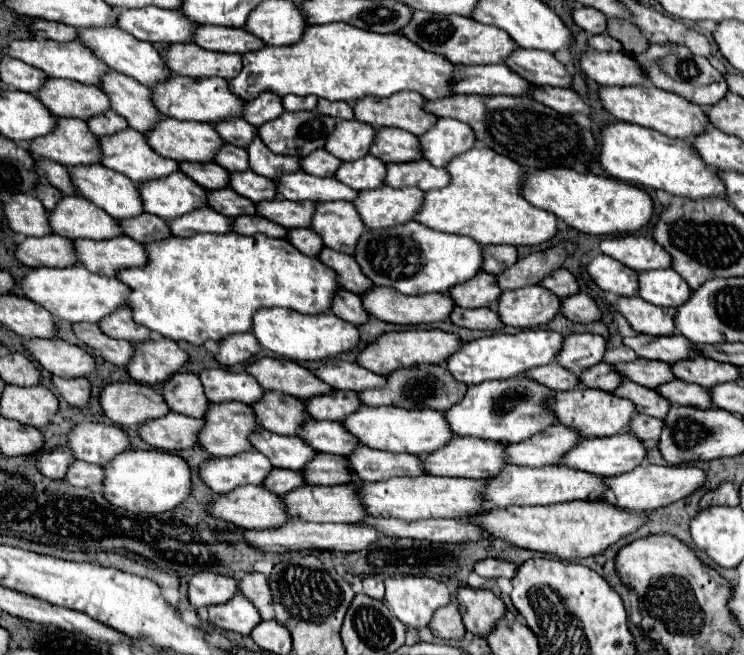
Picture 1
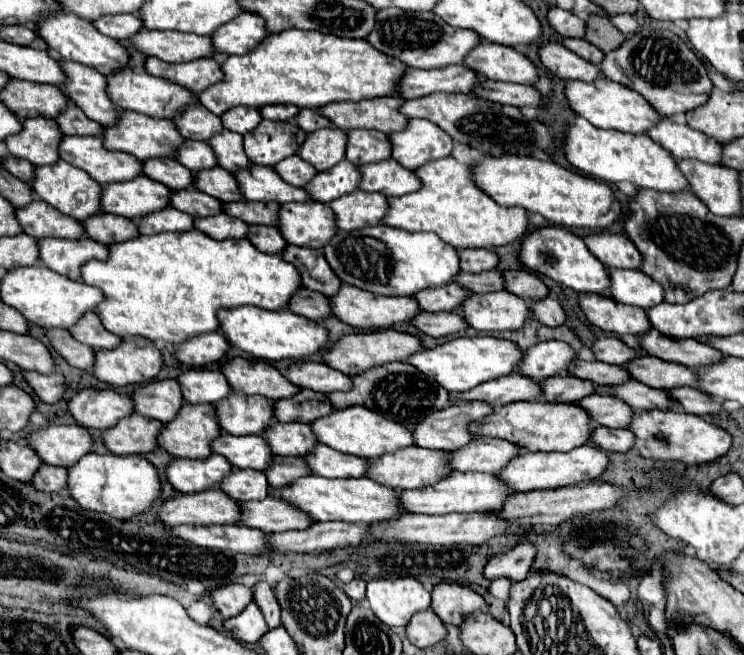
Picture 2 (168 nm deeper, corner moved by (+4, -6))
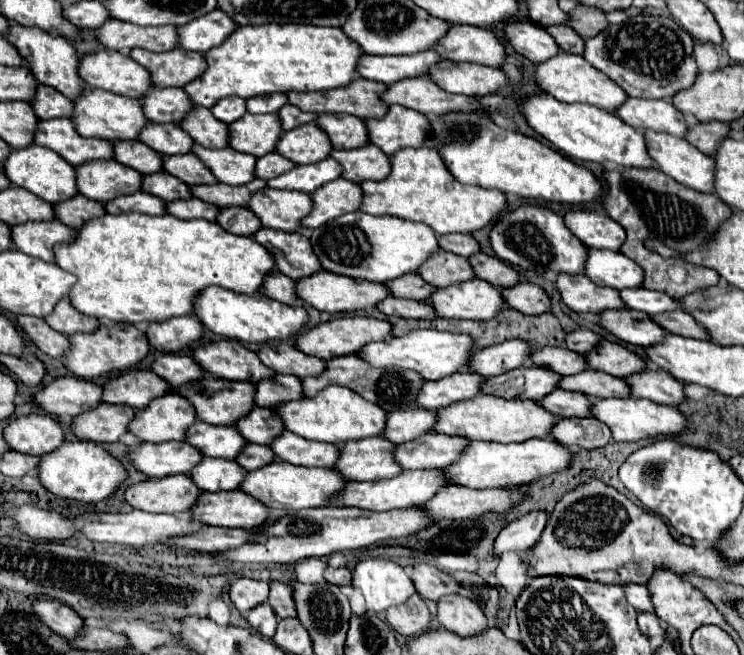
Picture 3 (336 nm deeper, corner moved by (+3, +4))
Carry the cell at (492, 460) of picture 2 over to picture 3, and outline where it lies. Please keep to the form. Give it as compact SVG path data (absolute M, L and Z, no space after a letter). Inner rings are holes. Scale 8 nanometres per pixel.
M423 434L419 440L397 444L393 456L403 470L445 468L461 456L467 444L469 442L459 436Z

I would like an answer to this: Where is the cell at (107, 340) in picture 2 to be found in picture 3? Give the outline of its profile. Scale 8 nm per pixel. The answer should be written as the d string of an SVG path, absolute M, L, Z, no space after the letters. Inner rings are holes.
M59 300L51 316L45 316L45 320L51 328L55 328L57 332L63 332L65 336L71 336L75 332L93 332L99 326L95 318L77 312L67 300Z

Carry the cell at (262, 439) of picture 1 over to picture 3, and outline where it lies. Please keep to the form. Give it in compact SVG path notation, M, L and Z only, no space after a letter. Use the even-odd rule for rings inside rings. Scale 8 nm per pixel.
M199 420L191 428L187 428L185 442L197 448L203 456L227 460L235 460L235 456L247 444L233 426L211 426Z

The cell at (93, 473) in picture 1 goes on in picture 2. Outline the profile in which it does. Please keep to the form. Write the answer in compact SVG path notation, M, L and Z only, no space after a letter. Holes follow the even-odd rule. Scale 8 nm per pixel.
M42 464L36 476L32 478L32 486L44 492L66 492L66 468Z

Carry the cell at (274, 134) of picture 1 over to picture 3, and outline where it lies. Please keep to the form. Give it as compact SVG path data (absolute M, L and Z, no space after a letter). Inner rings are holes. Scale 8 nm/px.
M243 114L229 124L229 146L237 152L251 154L255 158L275 150L281 136L281 124L275 114Z

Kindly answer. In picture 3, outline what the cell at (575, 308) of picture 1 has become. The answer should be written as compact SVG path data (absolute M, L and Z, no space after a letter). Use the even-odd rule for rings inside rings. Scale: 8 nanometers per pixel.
M519 282L501 290L503 302L521 314L543 314L551 308L549 296L531 282Z

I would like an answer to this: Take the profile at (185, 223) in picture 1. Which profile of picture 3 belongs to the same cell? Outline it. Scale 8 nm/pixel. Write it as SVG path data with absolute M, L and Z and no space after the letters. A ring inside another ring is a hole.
M143 190L133 192L131 196L119 196L111 202L107 202L107 204L103 204L103 208L105 208L107 214L119 214L119 212L129 212L129 210L145 212L145 214L151 214L151 216L165 214L163 200L159 200L157 196L151 196Z

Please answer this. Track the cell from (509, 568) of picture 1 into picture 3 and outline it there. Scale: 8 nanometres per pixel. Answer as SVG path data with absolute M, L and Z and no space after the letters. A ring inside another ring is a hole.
M529 512L527 516L513 520L513 524L507 524L507 528L499 532L495 540L495 550L499 554L507 550L525 554L539 540L545 522L547 522L547 512Z

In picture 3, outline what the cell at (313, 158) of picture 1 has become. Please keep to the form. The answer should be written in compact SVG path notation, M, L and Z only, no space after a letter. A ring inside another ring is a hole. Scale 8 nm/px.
M271 152L267 156L261 156L257 158L255 162L255 178L261 178L261 180L271 180L275 176L281 176L285 172L289 172L295 164L289 162L287 158L279 156L277 152Z

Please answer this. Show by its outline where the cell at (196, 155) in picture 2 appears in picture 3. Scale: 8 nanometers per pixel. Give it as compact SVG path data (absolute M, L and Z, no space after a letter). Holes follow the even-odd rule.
M147 124L143 128L143 136L139 136L139 142L147 144L159 154L187 154L191 152L193 140L183 132L177 124Z

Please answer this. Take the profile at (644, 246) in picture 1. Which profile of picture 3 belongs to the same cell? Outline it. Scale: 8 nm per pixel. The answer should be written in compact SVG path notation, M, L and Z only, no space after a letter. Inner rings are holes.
M569 210L563 220L567 222L567 228L589 248L605 248L617 252L625 240L623 226L603 212Z

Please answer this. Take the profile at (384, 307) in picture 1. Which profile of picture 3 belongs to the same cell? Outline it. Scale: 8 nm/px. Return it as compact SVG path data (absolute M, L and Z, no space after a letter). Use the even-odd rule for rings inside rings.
M327 270L315 272L311 278L301 278L295 282L295 294L297 298L305 300L309 306L329 312L329 314L339 314L339 312L353 312L353 310L365 310L371 306L377 306L385 296L389 296L389 290L383 284L371 284L369 280L351 280L347 276L331 274Z

